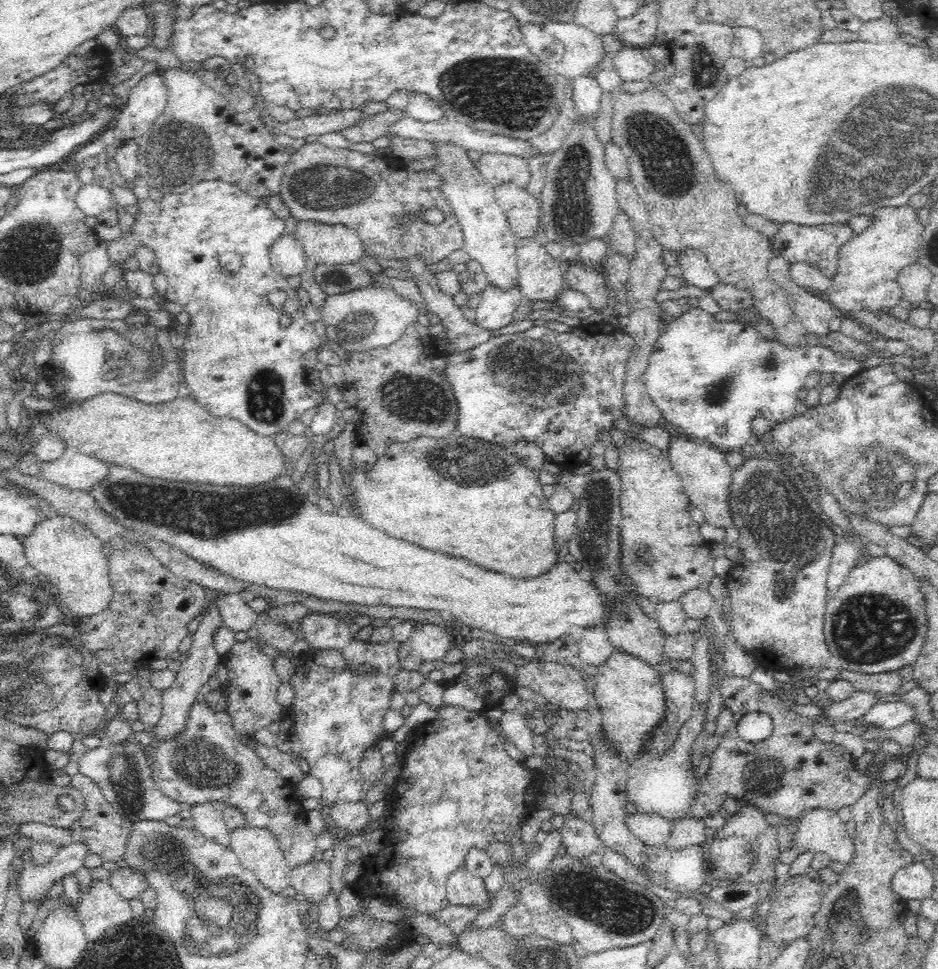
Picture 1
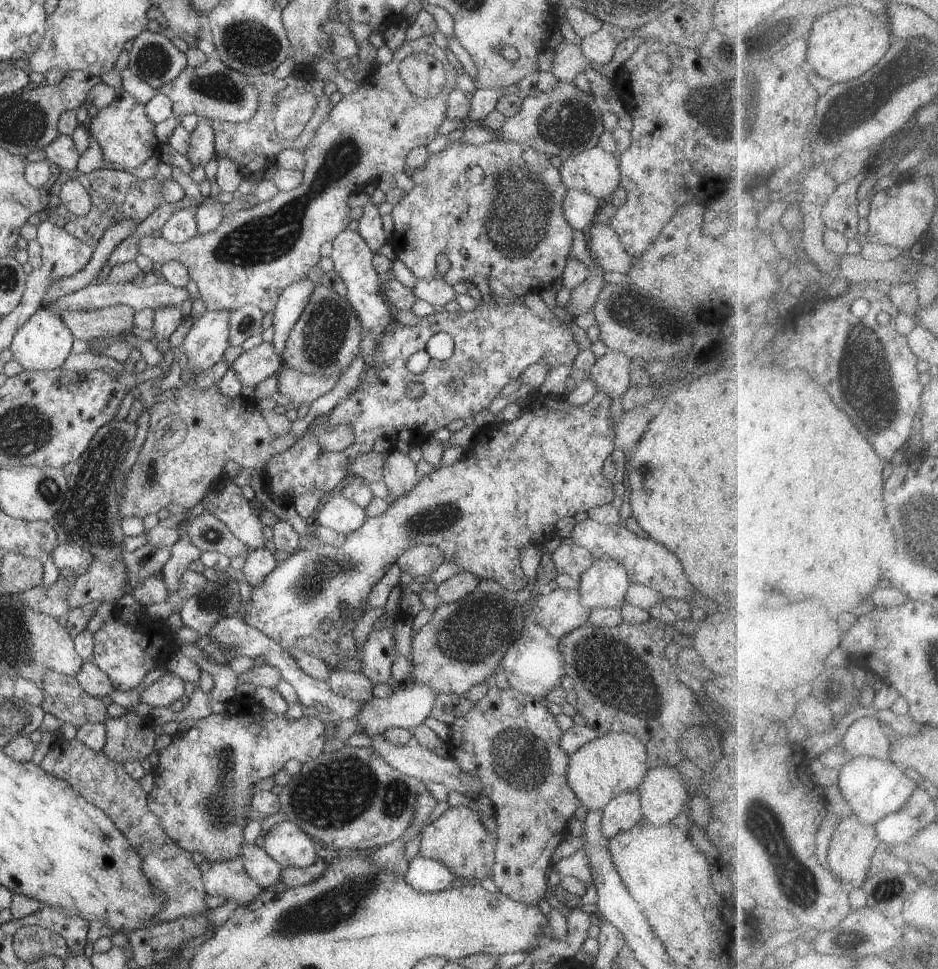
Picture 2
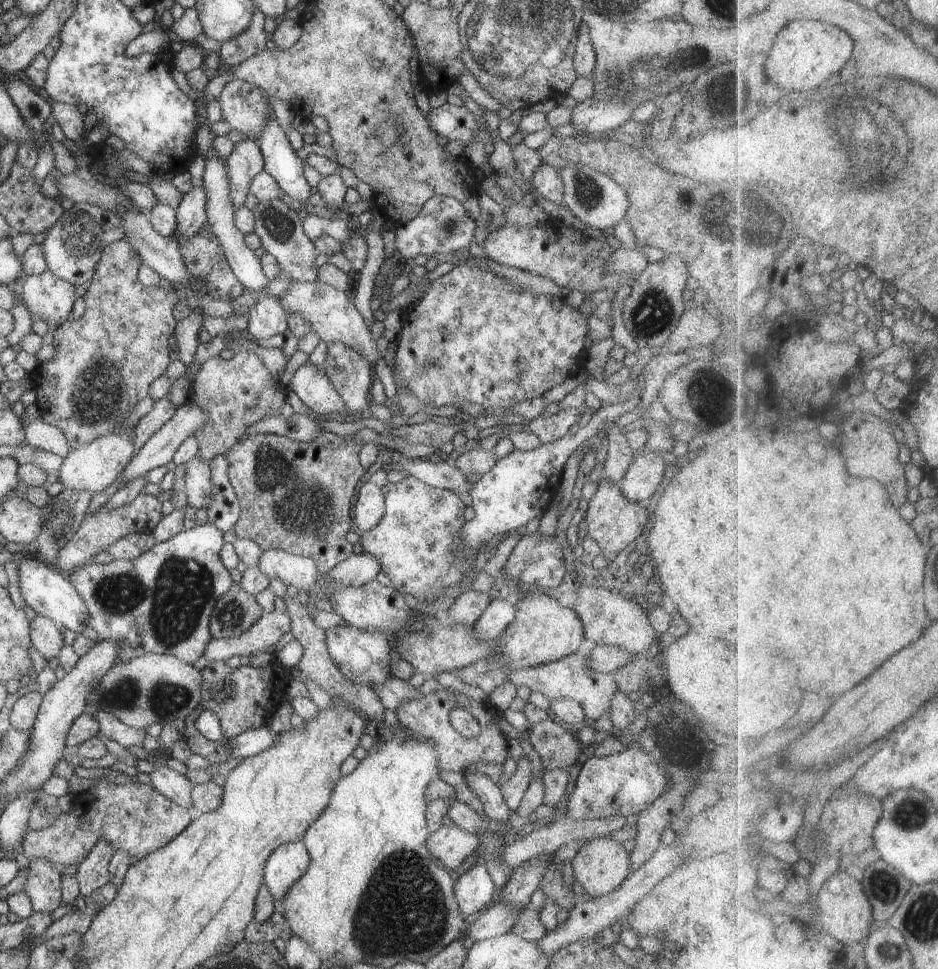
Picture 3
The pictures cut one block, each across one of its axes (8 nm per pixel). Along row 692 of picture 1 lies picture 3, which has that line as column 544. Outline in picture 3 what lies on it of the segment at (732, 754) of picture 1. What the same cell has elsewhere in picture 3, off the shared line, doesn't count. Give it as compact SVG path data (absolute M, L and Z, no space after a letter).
M544 719L538 724L531 725L529 728L529 741L540 755L542 768L544 772L562 769L568 771L570 766L578 760L578 756L584 751L582 741L578 735L572 735L562 724L549 719Z

